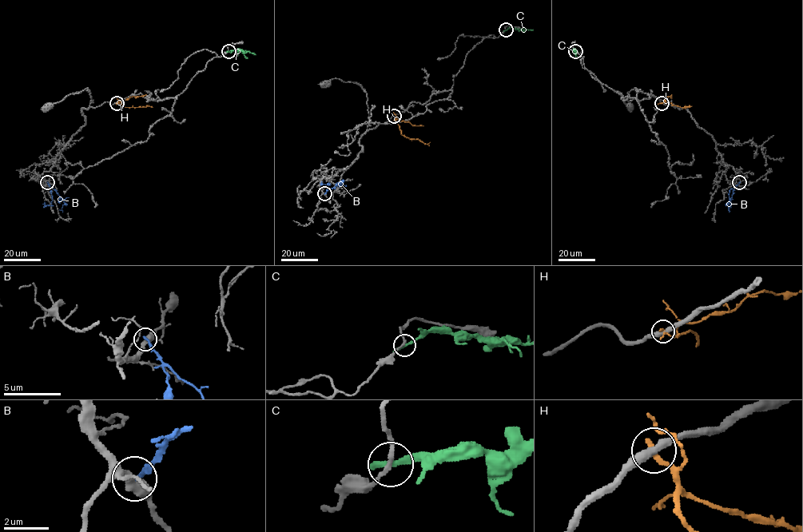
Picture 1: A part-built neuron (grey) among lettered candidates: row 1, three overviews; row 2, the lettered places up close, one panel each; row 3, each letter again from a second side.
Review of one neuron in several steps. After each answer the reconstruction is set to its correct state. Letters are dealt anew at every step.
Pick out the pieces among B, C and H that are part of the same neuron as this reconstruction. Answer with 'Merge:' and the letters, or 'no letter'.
Merge: no letter

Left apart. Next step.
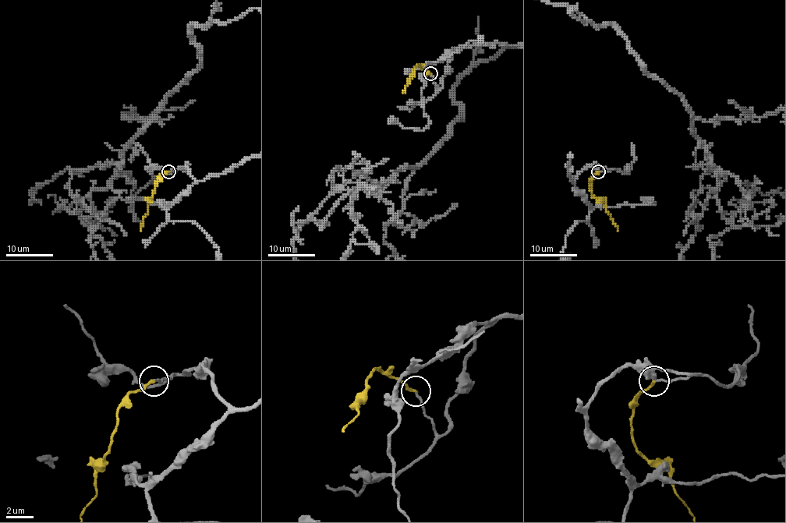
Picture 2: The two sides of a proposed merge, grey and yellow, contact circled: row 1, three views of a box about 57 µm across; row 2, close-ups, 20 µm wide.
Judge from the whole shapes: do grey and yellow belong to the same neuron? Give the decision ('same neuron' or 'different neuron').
same neuron

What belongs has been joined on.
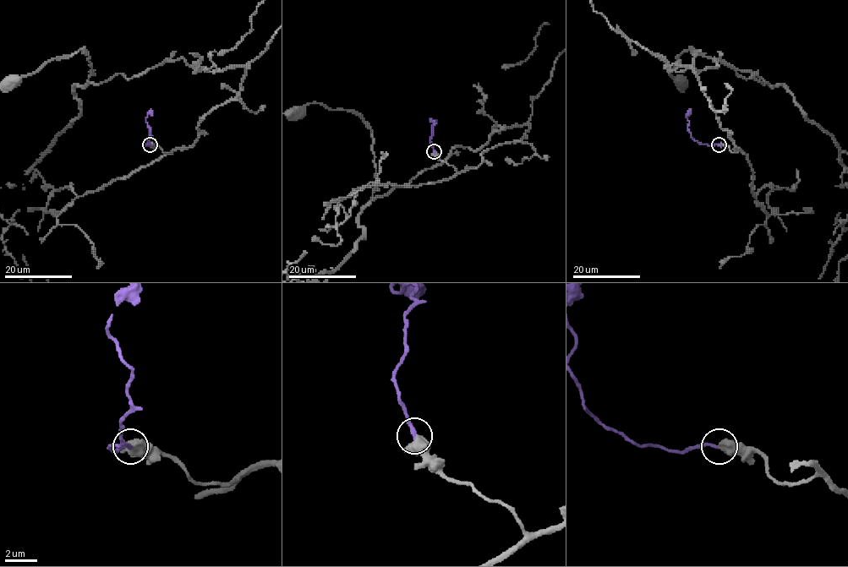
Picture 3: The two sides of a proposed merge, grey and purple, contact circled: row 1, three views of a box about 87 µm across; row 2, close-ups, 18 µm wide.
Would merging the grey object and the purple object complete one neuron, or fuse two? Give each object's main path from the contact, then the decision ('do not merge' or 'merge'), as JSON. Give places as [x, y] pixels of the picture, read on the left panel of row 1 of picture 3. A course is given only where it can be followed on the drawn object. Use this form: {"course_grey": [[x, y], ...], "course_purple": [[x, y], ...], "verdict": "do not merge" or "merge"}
{"course_grey": [[150, 144], [190, 147], [199, 121], [237, 95], [245, 68], [166, 59], [93, 84], [78, 51], [10, 86]], "course_purple": [[150, 144], [146, 145], [150, 129], [145, 118], [150, 109]], "verdict": "merge"}

